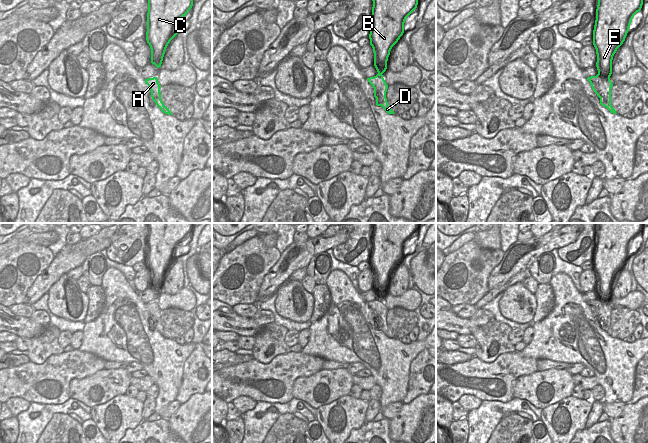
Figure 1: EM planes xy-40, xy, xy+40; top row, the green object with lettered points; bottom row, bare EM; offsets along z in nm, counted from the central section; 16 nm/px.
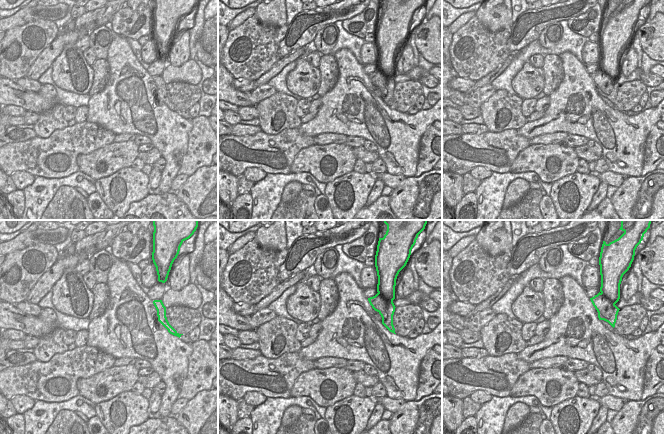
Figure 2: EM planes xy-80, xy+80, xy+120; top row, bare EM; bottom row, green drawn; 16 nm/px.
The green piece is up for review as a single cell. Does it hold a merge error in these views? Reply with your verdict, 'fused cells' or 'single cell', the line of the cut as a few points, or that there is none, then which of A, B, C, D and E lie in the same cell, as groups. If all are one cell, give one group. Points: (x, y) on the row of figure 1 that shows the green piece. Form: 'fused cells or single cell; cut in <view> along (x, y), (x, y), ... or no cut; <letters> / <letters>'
fused cells; cut in xy+40 along (598, 72), (602, 76), (609, 78); A D / B C E

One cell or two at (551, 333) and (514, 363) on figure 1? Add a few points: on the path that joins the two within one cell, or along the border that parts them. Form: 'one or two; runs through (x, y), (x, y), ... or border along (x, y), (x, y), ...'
two; border along (519, 352), (537, 360)

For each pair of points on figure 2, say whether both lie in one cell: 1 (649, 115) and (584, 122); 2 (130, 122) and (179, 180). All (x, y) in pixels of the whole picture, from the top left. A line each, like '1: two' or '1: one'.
1: one
2: two

